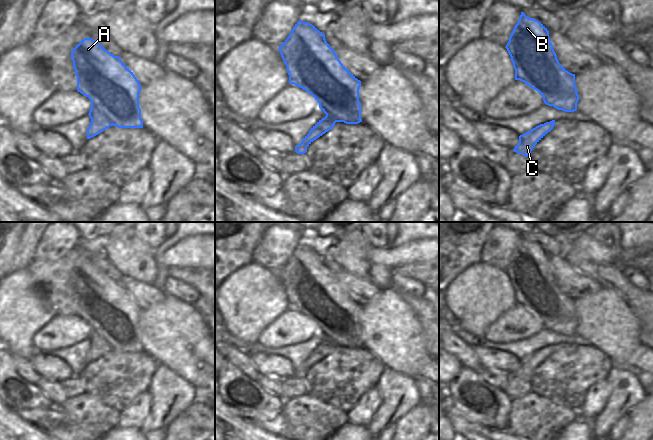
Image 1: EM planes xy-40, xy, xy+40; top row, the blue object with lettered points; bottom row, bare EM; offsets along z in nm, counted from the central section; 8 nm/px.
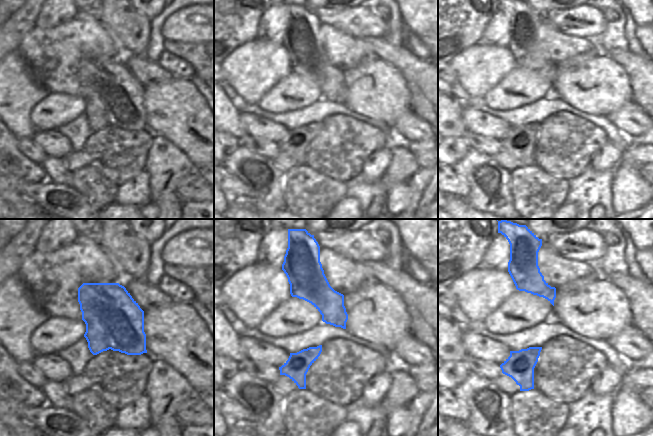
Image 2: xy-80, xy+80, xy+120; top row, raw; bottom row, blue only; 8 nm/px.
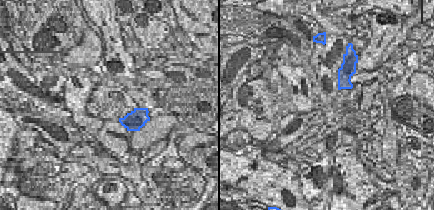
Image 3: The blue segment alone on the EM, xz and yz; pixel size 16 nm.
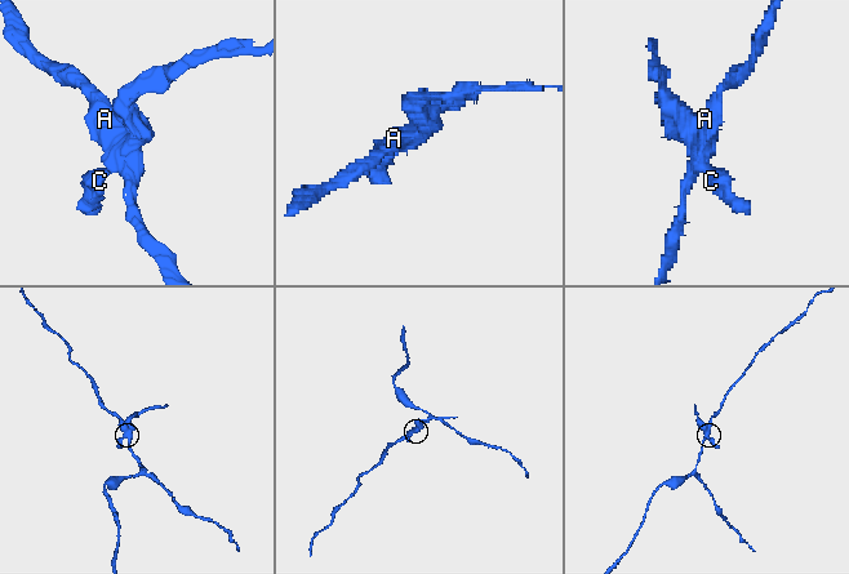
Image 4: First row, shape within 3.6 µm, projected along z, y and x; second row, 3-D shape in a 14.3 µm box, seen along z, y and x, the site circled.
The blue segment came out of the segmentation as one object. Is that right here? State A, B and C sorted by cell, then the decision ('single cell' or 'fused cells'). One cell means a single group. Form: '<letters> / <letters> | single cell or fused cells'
A B / C | fused cells

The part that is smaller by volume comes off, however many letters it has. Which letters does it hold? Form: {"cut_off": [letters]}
{"cut_off": ["C"]}

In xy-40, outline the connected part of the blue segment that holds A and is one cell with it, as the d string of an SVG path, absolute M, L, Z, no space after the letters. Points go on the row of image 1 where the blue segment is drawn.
M84 38L71 51L77 91L86 97L97 91L97 83L110 76L117 83L105 94L105 113L118 128L143 128L139 93L141 85L119 56L108 52L92 38Z

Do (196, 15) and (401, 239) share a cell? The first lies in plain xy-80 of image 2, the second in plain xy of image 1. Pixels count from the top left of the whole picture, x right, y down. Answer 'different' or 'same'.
different

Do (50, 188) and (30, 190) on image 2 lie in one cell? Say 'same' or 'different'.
same

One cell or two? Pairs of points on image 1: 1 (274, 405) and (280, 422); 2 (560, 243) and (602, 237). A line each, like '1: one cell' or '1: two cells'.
1: two cells
2: two cells

